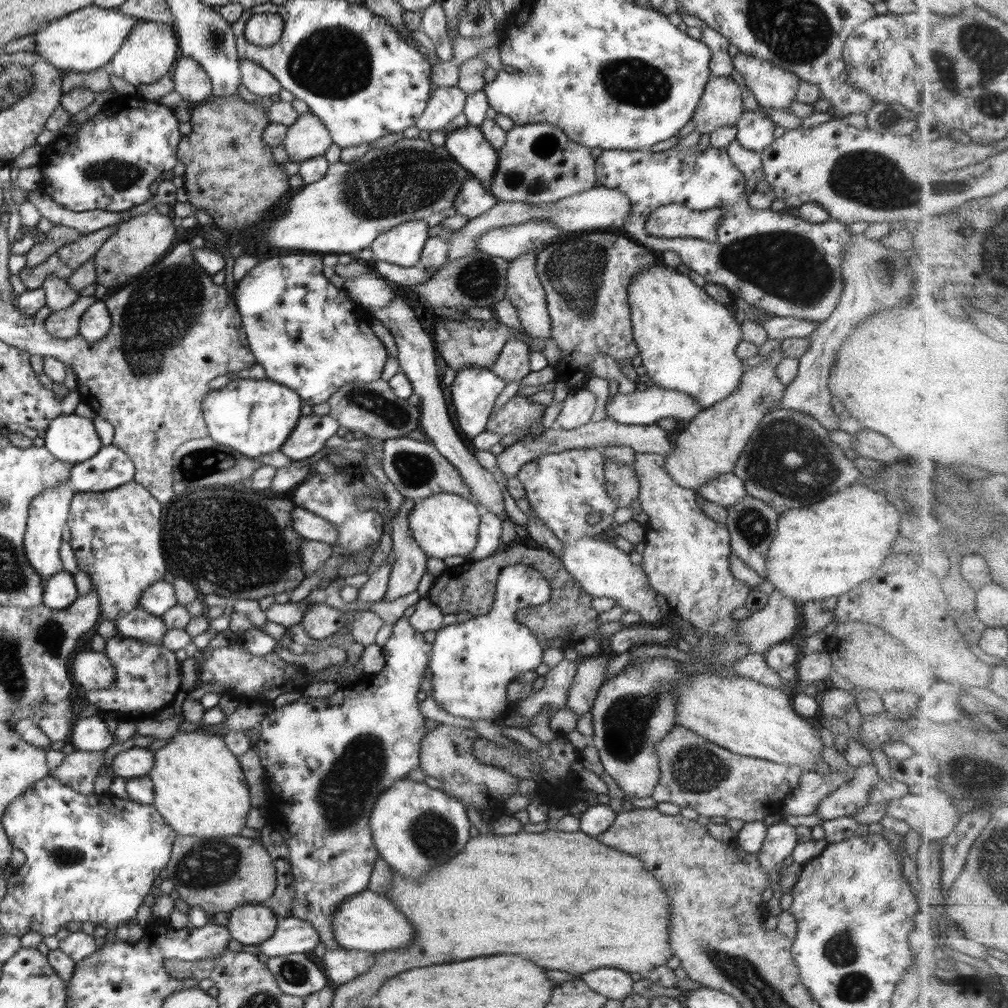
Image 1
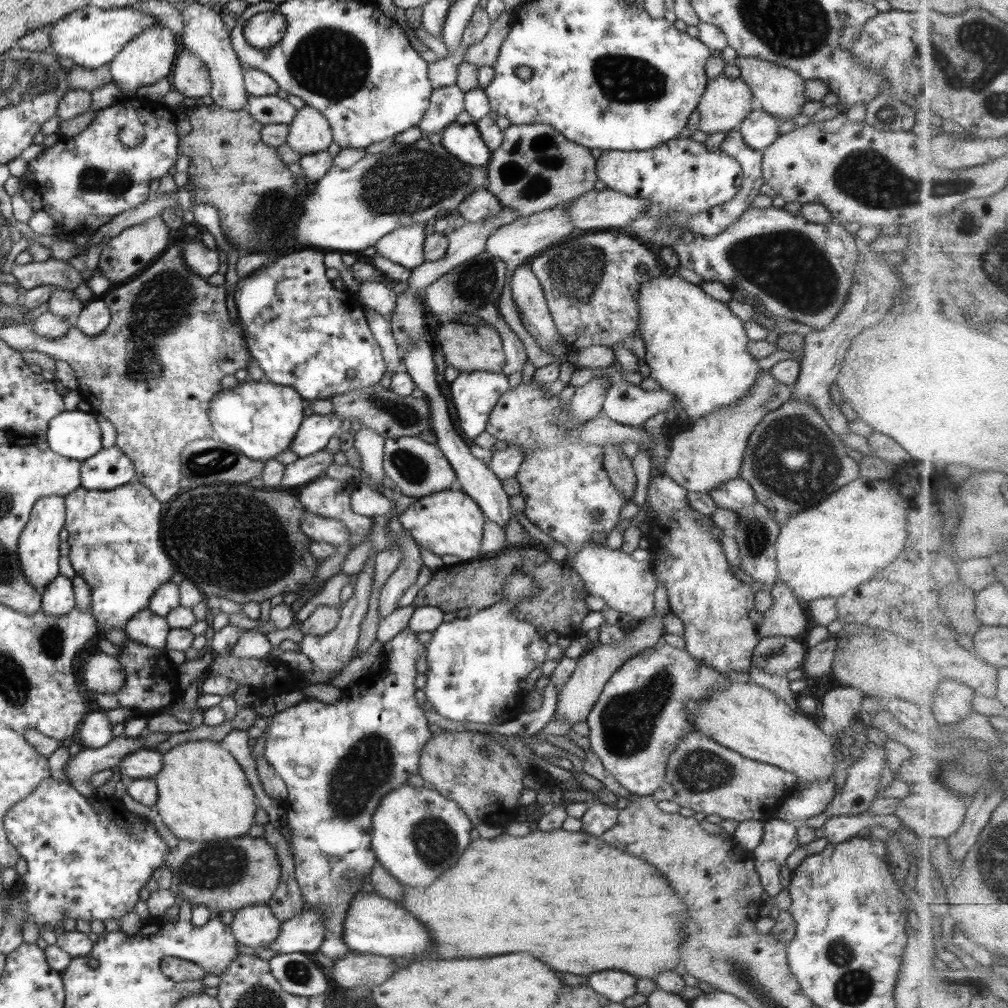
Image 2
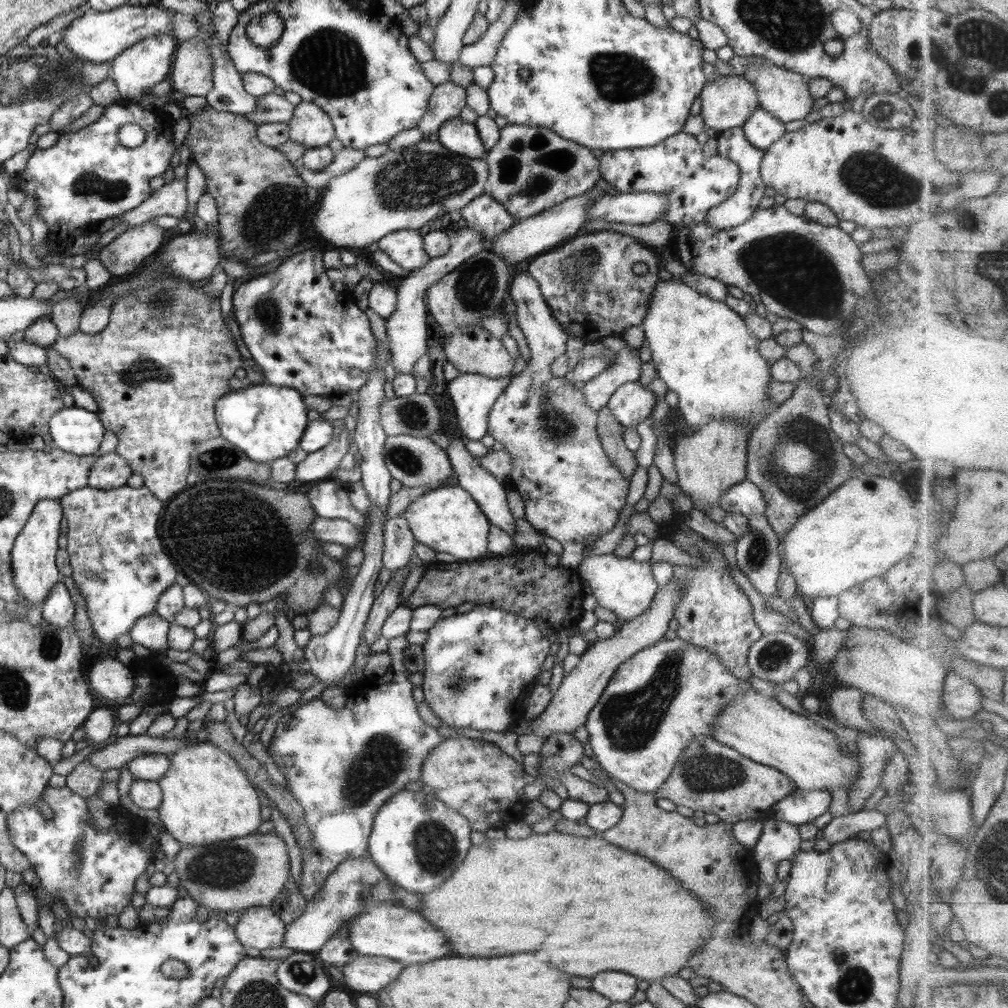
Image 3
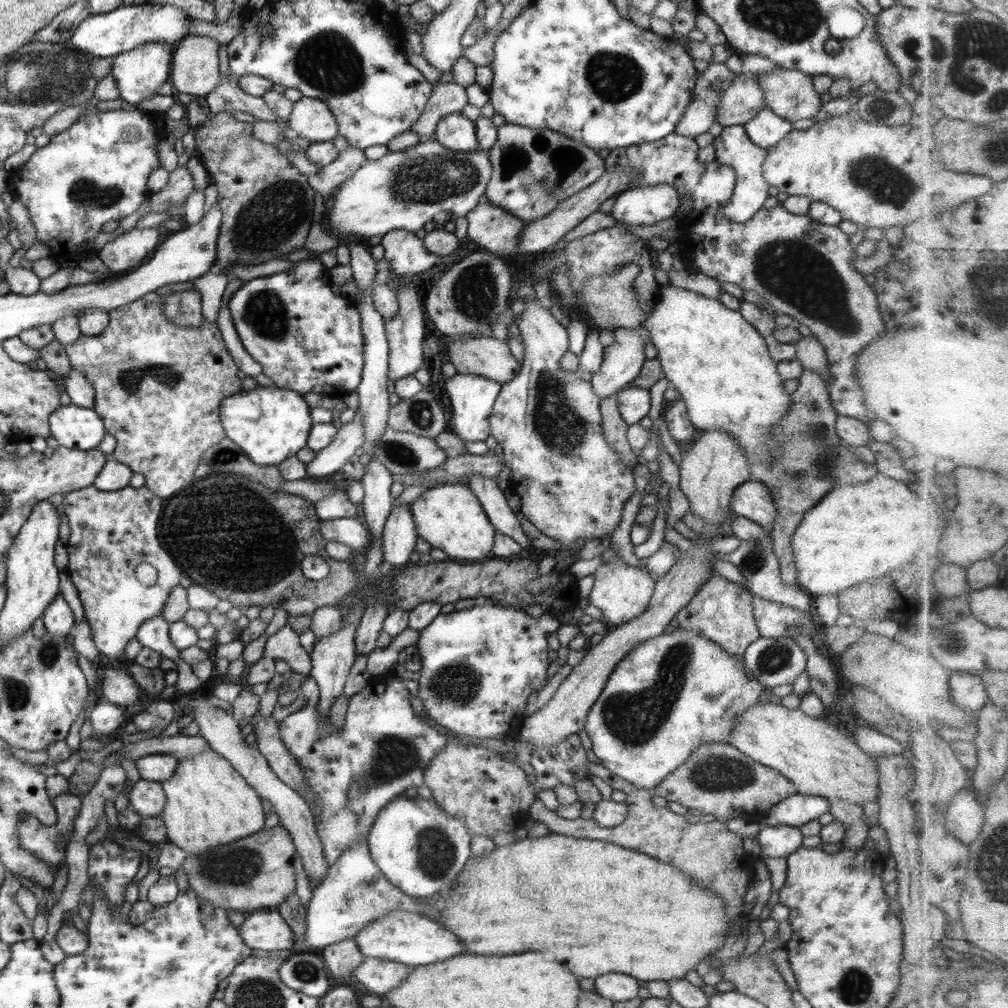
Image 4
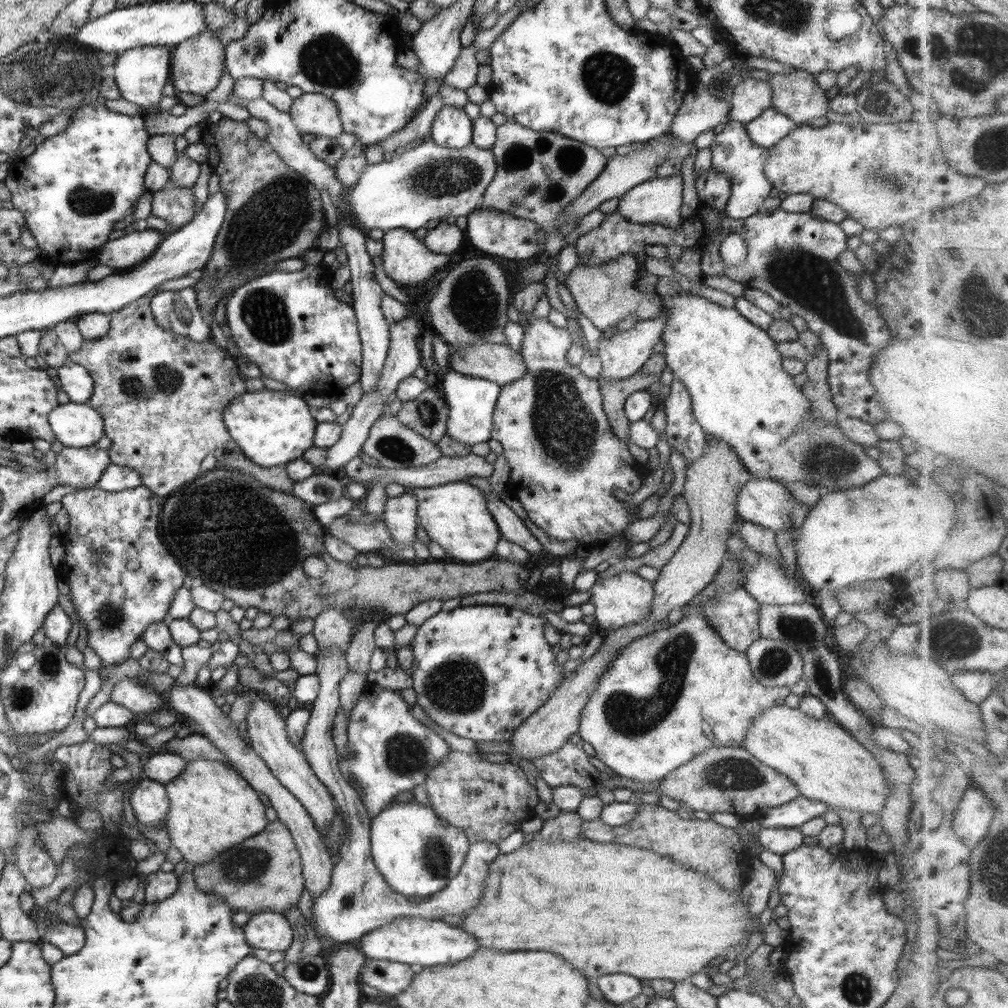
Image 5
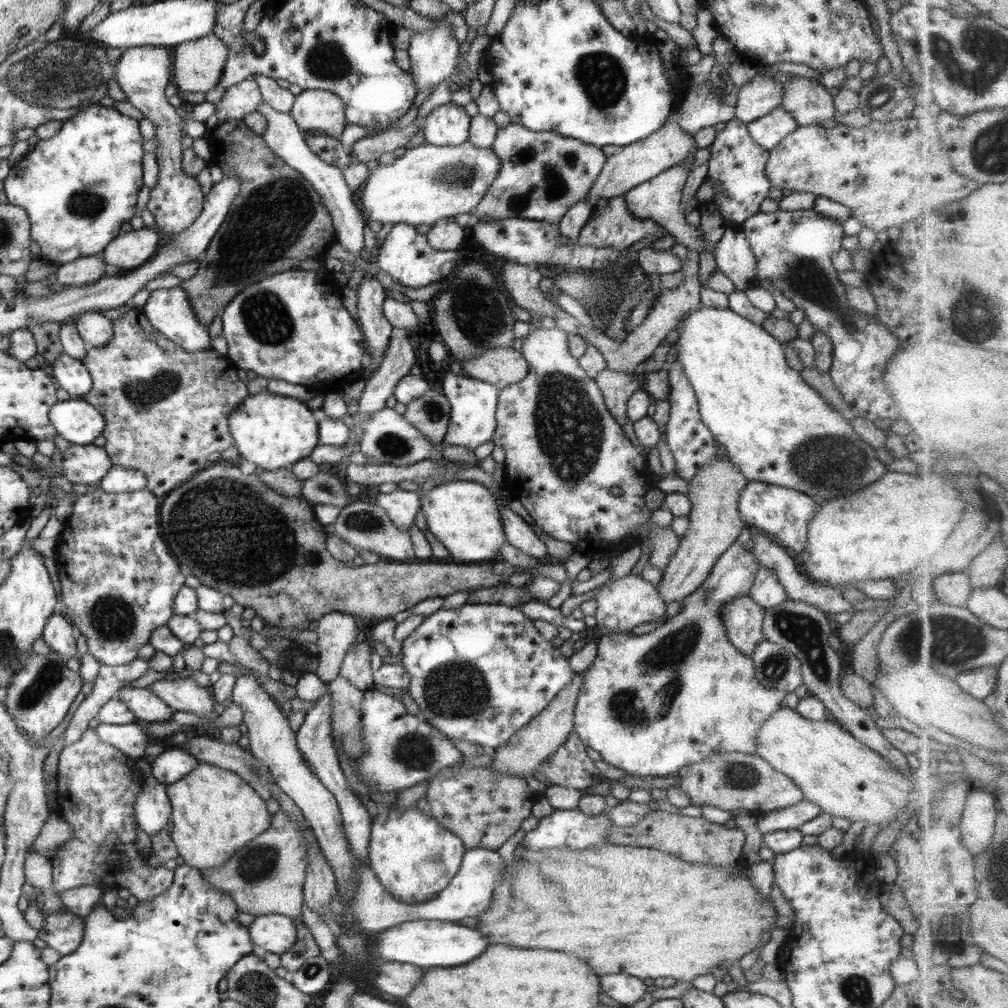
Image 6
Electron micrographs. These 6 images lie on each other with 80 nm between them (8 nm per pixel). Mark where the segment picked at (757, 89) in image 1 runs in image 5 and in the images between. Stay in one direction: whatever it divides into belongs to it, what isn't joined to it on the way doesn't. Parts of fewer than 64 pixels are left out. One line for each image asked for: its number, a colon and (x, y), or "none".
2: (779, 91)
3: (783, 93)
4: (790, 94)
5: (797, 94)

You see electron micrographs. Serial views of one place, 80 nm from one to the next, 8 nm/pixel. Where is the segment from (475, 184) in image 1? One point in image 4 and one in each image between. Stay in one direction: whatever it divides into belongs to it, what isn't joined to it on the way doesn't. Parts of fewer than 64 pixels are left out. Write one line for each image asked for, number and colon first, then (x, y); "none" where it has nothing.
2: (481, 204)
3: (484, 214)
4: (492, 228)

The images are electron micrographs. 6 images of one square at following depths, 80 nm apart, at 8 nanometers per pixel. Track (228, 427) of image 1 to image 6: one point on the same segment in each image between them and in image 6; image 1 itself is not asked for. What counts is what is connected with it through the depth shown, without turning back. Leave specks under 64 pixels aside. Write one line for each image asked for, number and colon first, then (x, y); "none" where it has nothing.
2: (261, 419)
3: (267, 422)
4: (270, 424)
5: (271, 428)
6: (274, 431)

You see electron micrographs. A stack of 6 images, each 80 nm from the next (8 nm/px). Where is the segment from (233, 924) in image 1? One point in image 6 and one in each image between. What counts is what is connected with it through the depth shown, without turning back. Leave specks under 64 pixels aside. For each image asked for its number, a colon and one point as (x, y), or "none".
2: (256, 926)
3: (259, 927)
4: (266, 930)
5: (269, 930)
6: (277, 933)

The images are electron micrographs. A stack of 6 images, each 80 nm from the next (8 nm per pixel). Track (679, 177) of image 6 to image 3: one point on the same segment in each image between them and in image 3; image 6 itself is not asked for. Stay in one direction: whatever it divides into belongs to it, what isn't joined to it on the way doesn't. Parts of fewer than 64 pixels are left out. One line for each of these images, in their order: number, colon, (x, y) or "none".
3: (642, 207)
4: (646, 205)
5: (657, 201)

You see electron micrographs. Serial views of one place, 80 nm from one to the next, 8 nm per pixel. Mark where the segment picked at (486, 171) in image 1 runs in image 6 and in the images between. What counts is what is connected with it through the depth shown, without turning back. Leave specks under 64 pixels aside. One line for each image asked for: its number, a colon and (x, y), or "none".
2: (463, 141)
3: (462, 138)
4: (455, 132)
5: (452, 128)
6: (449, 125)

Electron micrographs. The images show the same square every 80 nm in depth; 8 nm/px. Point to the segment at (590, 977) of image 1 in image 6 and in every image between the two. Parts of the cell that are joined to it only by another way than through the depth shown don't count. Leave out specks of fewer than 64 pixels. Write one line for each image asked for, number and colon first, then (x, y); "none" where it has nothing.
2: (615, 985)
3: (619, 987)
4: (616, 987)
5: (617, 988)
6: (628, 990)

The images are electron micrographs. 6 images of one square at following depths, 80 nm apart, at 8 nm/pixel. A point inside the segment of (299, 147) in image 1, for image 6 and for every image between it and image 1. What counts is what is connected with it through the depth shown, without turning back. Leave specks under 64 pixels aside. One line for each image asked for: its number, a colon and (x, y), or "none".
2: (310, 132)
3: (310, 127)
4: (311, 119)
5: (314, 114)
6: (321, 110)

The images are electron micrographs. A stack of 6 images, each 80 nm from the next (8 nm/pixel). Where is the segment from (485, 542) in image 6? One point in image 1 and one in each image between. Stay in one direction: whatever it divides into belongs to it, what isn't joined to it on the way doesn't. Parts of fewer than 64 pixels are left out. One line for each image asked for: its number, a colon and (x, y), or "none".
1: (444, 524)
2: (449, 522)
3: (447, 519)
4: (450, 516)
5: (456, 515)

